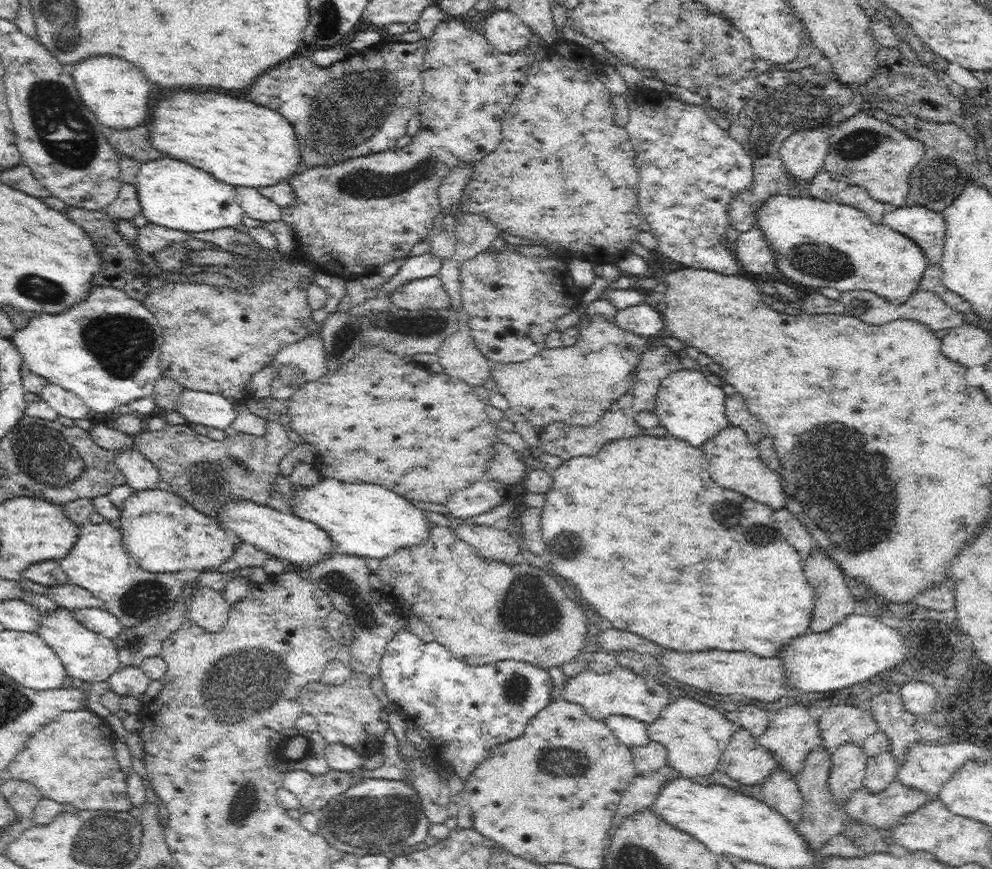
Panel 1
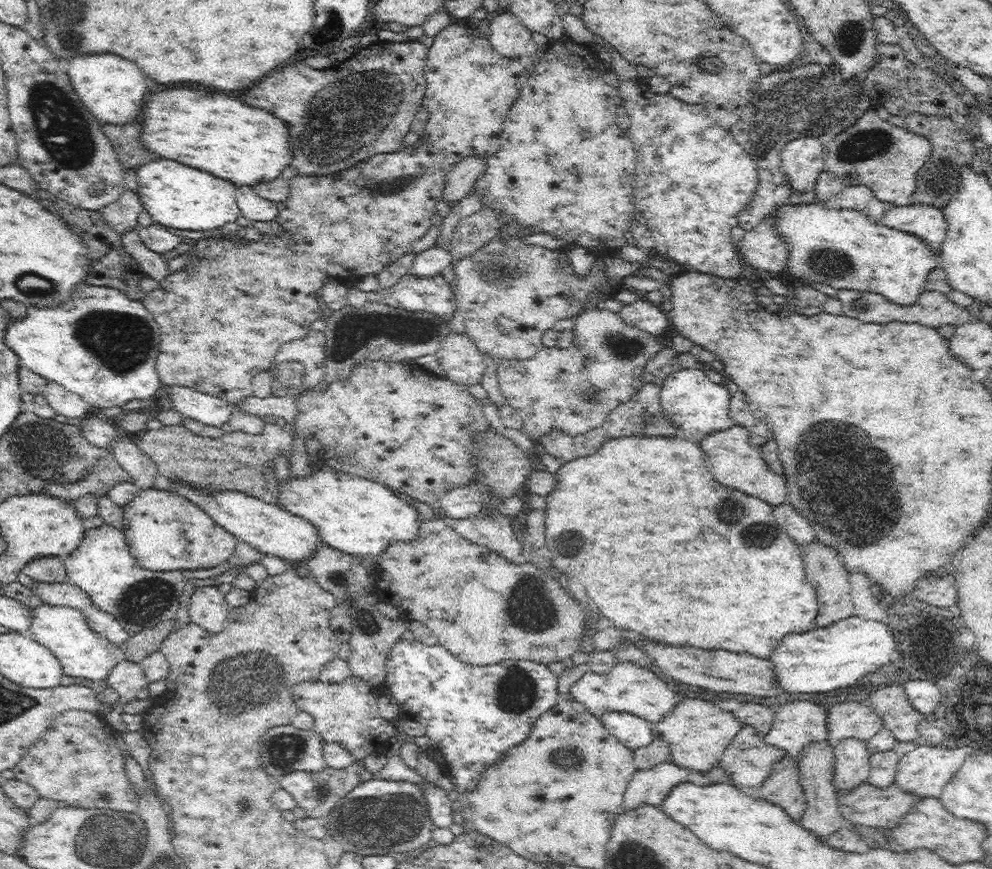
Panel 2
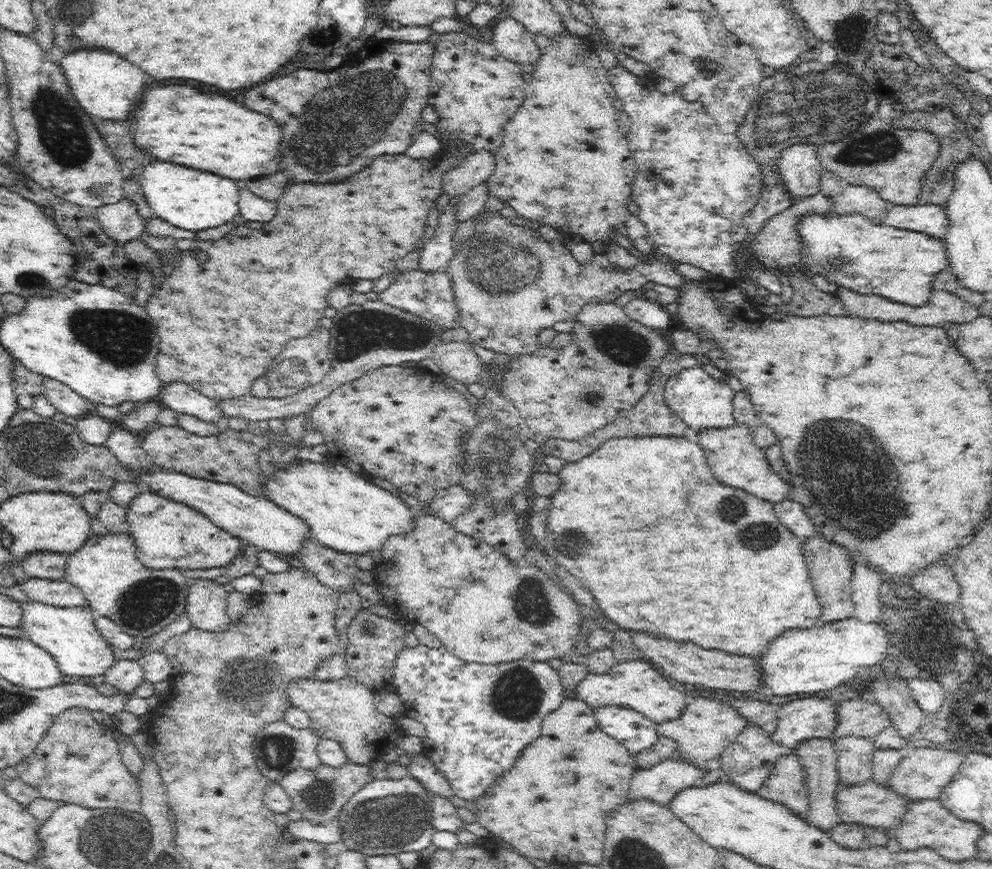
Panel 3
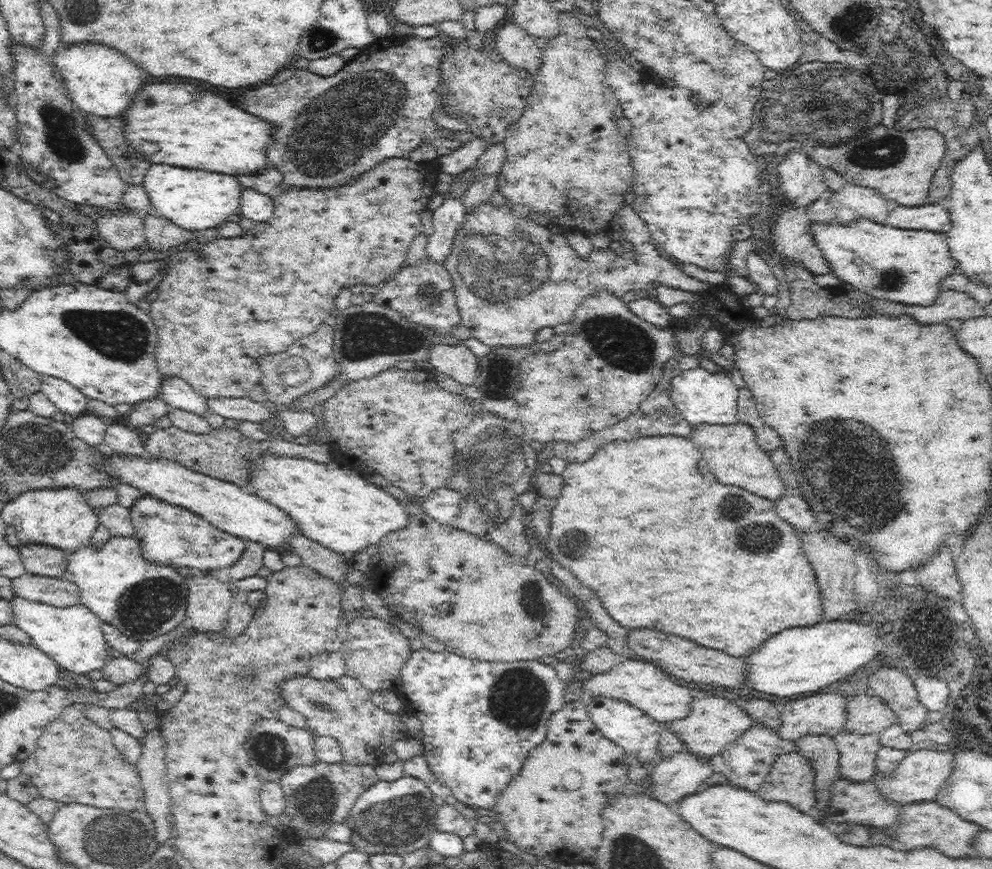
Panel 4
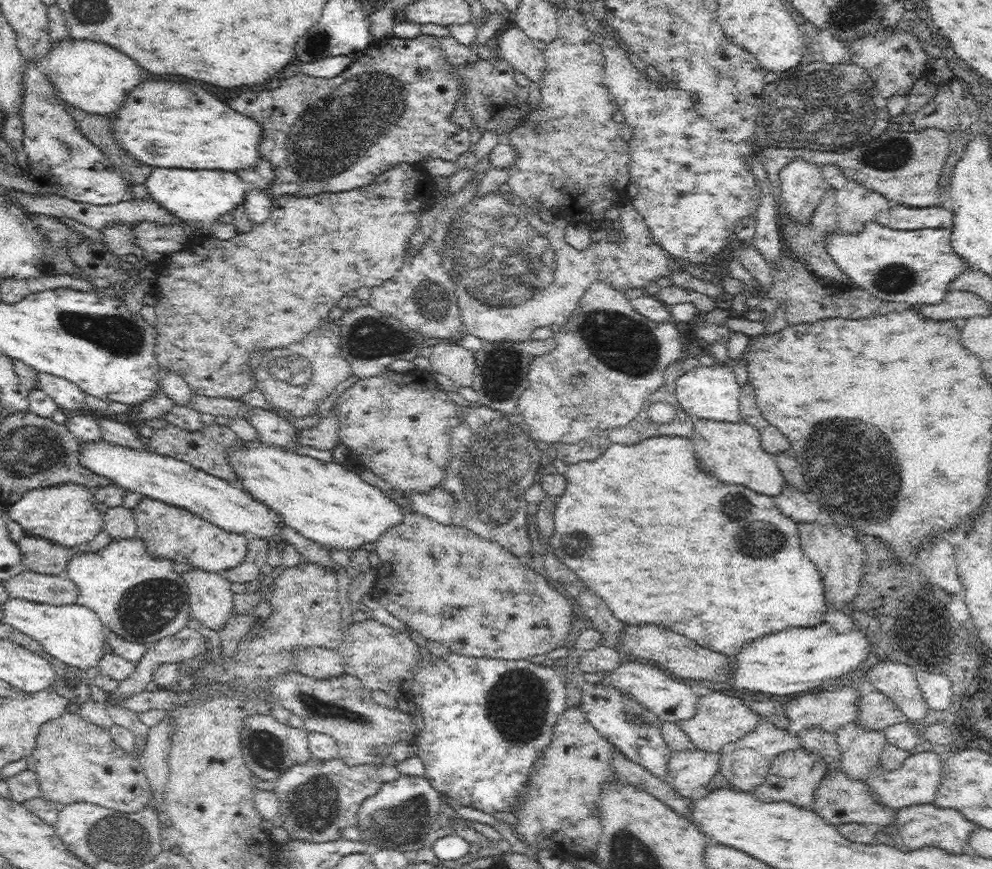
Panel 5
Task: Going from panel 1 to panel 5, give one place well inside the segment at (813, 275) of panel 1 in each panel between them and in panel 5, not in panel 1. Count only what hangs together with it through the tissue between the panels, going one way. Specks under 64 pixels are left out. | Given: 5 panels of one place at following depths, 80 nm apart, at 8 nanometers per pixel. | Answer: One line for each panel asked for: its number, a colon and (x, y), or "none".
2: (842, 248)
3: (852, 251)
4: (906, 266)
5: (916, 266)

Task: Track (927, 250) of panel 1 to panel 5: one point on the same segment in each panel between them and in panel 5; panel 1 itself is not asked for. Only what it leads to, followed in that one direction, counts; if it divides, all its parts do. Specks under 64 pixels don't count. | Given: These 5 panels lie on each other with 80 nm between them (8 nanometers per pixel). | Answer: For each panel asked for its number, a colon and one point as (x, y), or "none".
2: (927, 221)
3: (930, 218)
4: (932, 217)
5: (901, 217)

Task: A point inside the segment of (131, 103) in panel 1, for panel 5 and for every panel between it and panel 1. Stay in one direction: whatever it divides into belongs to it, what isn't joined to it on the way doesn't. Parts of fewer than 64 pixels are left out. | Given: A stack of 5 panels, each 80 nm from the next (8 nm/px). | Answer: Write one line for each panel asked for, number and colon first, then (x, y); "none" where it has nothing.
2: (113, 88)
3: (106, 85)
4: (101, 80)
5: (89, 75)

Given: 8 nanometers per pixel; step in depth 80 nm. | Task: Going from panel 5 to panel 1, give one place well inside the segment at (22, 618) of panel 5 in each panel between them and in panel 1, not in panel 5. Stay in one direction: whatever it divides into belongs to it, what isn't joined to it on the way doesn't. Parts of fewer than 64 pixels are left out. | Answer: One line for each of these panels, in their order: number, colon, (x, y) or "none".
1: (91, 657)
2: (83, 653)
3: (69, 634)
4: (72, 636)

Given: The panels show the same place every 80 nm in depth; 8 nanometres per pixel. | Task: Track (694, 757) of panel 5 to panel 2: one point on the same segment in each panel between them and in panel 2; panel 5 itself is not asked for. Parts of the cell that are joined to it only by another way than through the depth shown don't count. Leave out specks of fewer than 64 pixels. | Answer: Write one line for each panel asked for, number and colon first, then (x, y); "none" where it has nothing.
2: (650, 786)
3: (660, 783)
4: (680, 775)

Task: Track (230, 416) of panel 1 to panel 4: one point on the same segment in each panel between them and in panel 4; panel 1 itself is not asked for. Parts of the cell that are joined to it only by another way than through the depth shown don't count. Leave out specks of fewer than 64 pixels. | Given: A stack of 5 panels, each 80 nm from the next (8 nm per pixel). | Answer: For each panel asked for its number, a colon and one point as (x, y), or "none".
2: (206, 408)
3: (180, 397)
4: (176, 392)

